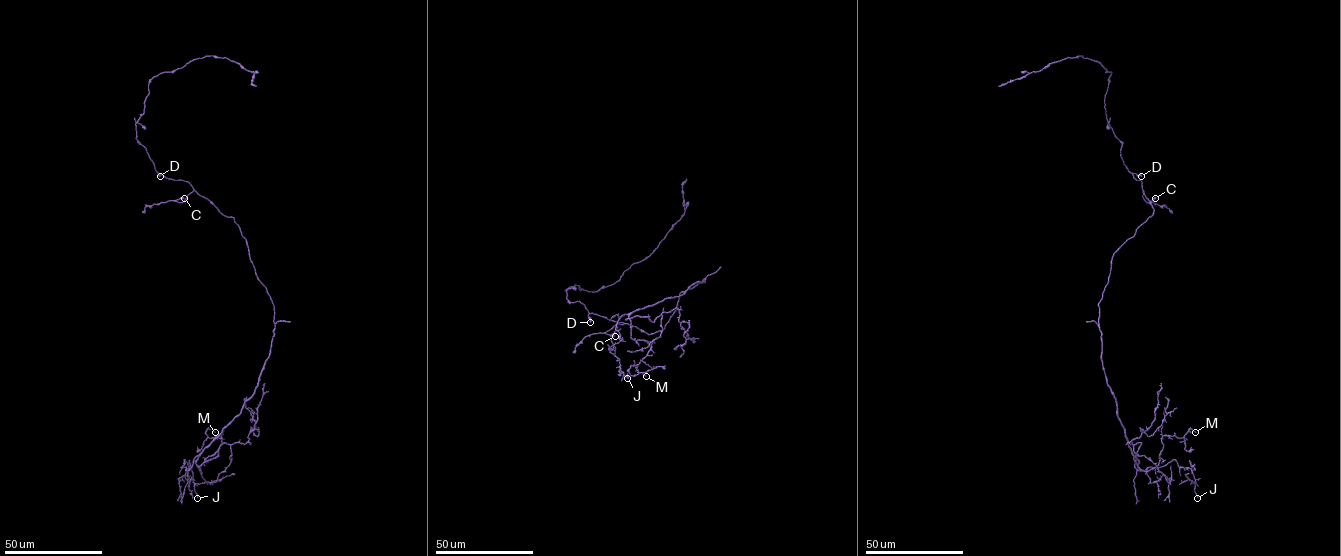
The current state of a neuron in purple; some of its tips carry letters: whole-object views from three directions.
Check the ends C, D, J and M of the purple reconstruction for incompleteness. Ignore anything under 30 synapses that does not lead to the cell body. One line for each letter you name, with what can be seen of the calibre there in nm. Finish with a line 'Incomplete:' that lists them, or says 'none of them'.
Incomplete: none of them

